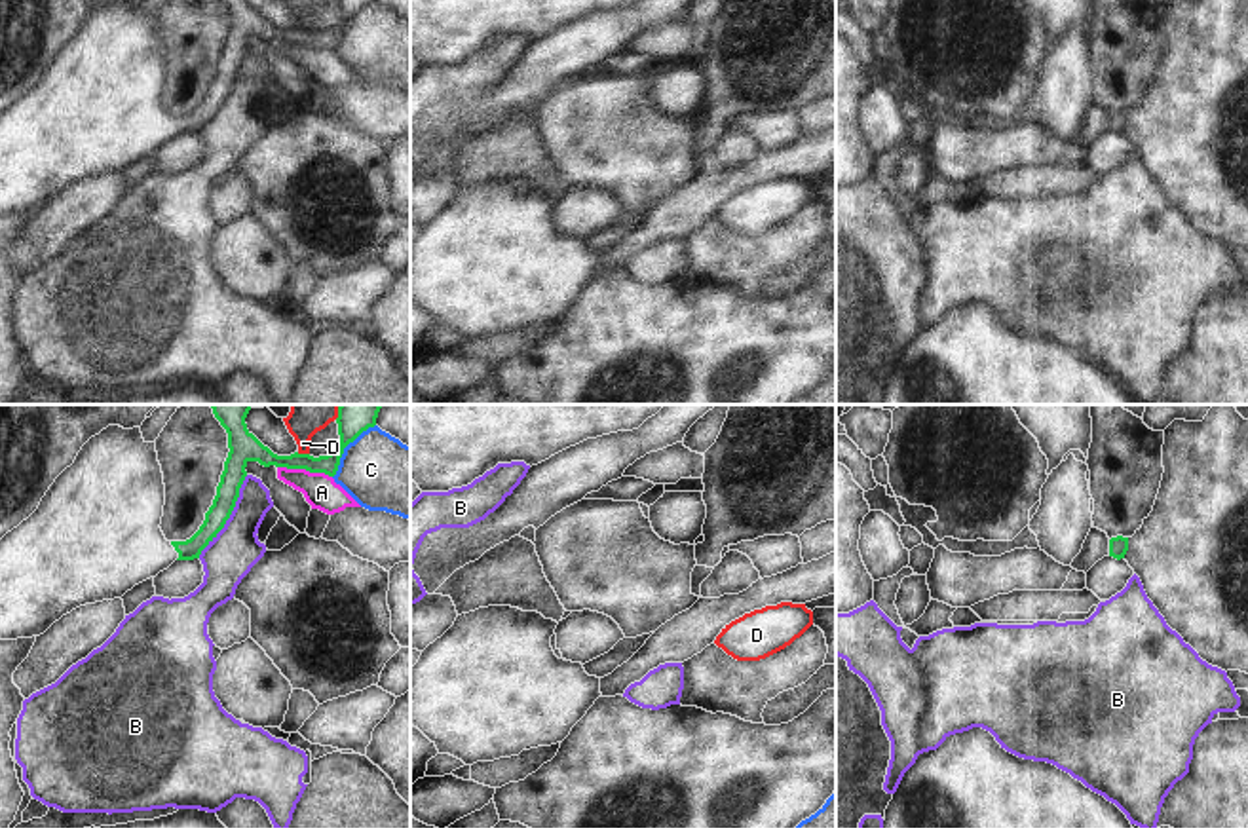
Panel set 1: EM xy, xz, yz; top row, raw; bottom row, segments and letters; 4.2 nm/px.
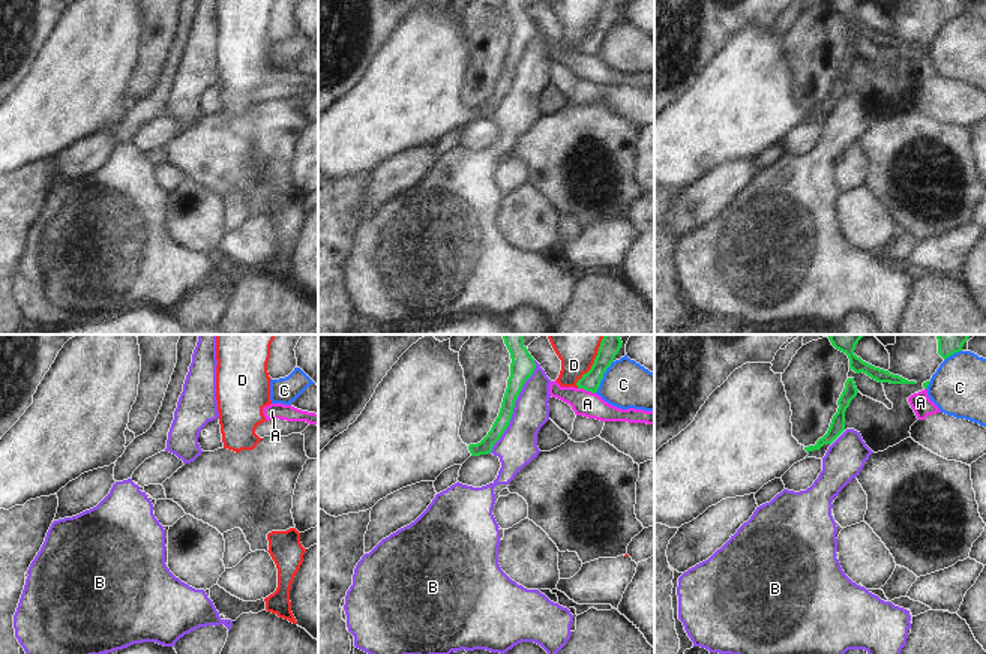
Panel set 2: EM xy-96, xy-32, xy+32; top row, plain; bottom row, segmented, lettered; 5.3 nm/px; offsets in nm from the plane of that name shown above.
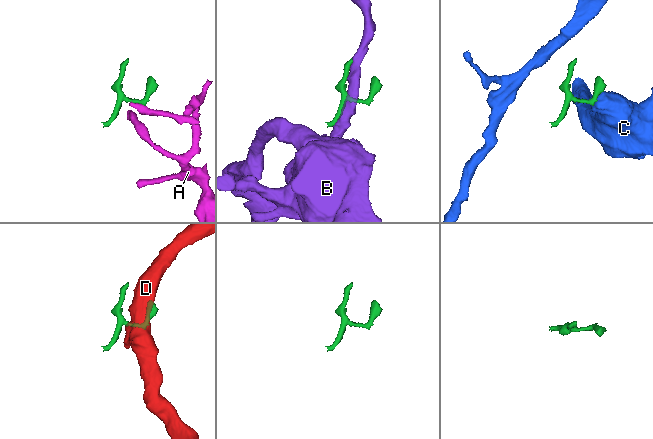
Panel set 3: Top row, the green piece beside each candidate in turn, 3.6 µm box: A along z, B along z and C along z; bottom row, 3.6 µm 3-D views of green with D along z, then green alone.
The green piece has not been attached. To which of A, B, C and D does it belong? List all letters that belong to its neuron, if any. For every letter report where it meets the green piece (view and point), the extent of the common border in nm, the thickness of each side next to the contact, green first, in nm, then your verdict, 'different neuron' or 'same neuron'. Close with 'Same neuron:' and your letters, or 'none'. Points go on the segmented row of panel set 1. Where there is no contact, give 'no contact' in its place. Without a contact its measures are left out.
A: xy (304, 468) | 240 nm | 110/150 nm | different neuron
B: xy (228, 517) | 400 nm | 100/200 nm | different neuron
C: xy (344, 447) | 300 nm | 170/320 nm | different neuron
D: xy (302, 454) | 60 nm | 120/200 nm | different neuron
Same neuron: none

